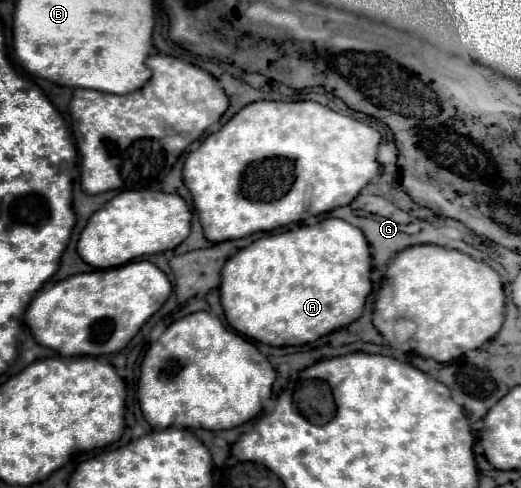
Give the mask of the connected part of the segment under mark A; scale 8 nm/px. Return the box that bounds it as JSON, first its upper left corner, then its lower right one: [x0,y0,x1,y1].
[219,218,373,346]

